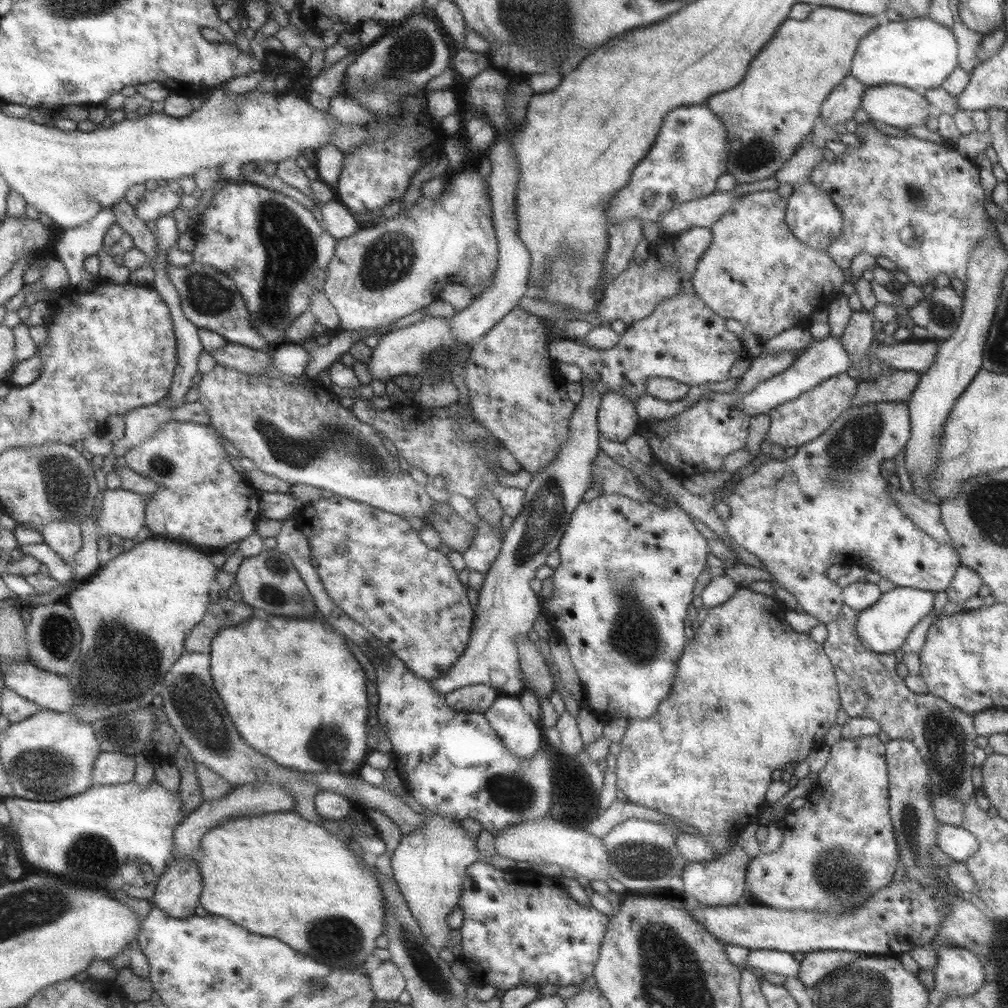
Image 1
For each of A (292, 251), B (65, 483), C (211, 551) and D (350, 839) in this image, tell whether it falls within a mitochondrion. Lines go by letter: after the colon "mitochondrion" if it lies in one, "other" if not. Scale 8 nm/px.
A: mitochondrion
B: mitochondrion
C: other
D: other

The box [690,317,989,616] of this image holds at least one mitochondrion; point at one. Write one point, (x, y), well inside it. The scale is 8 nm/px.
(851, 445)

